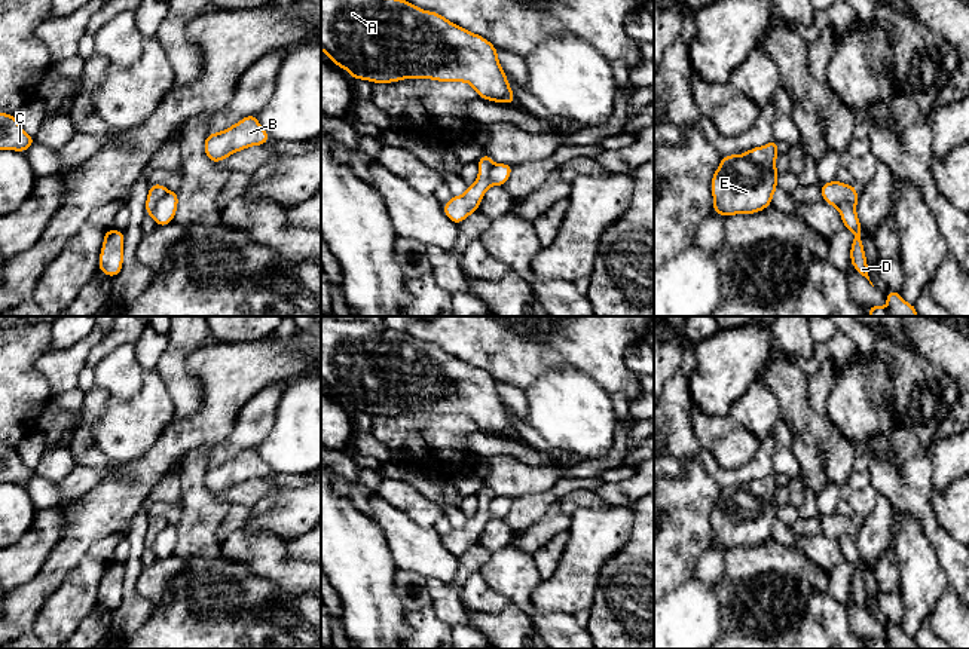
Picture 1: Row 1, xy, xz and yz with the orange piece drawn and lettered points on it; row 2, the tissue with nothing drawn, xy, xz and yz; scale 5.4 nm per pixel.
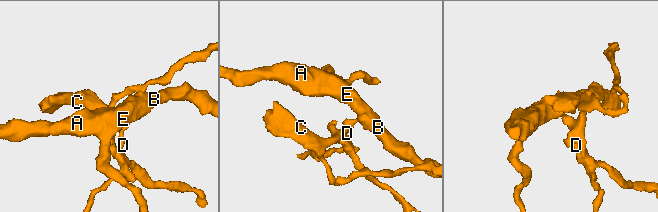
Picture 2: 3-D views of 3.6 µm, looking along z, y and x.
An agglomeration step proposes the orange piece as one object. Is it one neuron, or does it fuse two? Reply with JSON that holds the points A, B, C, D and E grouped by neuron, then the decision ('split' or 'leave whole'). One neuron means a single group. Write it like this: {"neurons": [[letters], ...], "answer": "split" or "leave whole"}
{"neurons": [["A", "B", "D", "E"], ["C"]], "answer": "split"}

